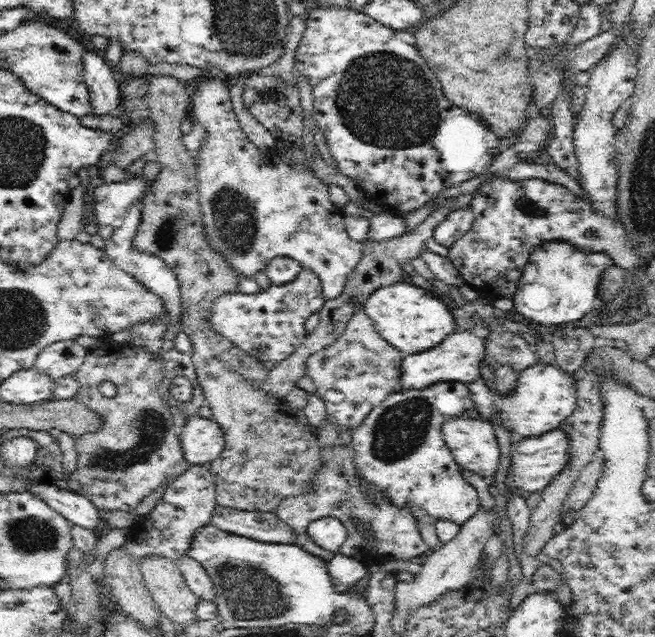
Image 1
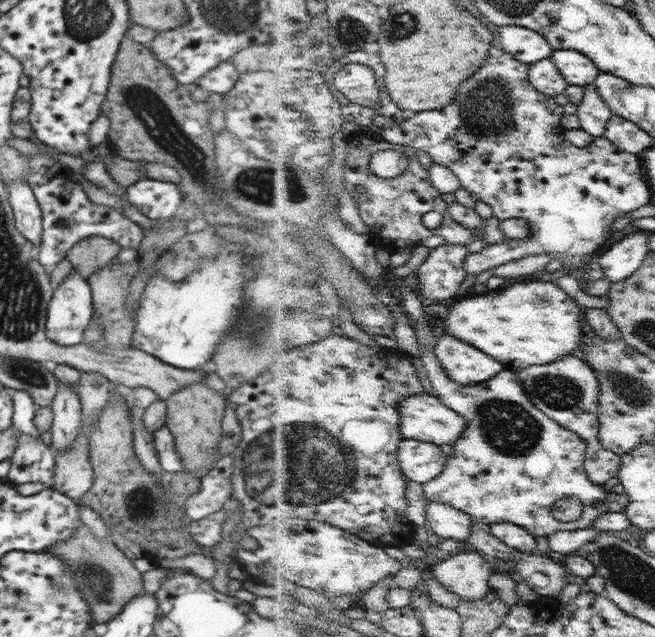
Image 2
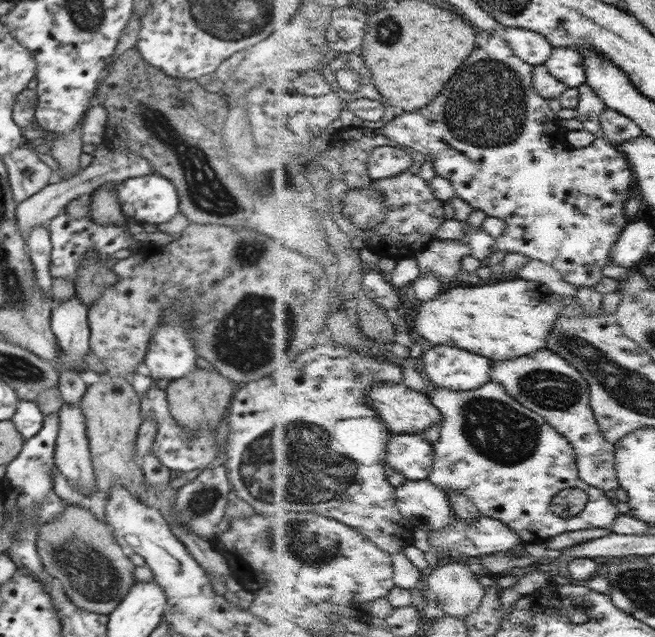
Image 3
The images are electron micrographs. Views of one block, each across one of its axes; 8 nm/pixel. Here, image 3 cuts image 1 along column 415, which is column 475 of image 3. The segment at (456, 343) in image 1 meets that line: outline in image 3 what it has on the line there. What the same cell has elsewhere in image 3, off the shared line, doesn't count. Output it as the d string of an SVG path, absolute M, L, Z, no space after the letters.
M435 345L425 352L422 357L425 362L423 374L431 387L452 388L458 391L473 391L482 388L493 380L494 361L466 348L454 345Z

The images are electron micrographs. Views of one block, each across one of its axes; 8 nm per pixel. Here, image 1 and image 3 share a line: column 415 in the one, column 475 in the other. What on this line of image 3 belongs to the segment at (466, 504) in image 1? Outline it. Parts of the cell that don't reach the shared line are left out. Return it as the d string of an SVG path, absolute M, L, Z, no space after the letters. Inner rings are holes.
M491 380L482 388L466 392L431 387L431 393L434 404L438 405L445 417L441 438L435 445L437 466L434 467L431 479L438 486L444 487L448 494L454 489L460 489L478 505L482 515L510 524L525 543L540 544L568 531L586 531L591 528L614 530L621 516L620 508L606 496L605 490L588 484L582 478L574 444L544 416L516 400L504 384ZM567 488L583 488L590 495L587 509L572 518L560 516L553 508L556 495Z

